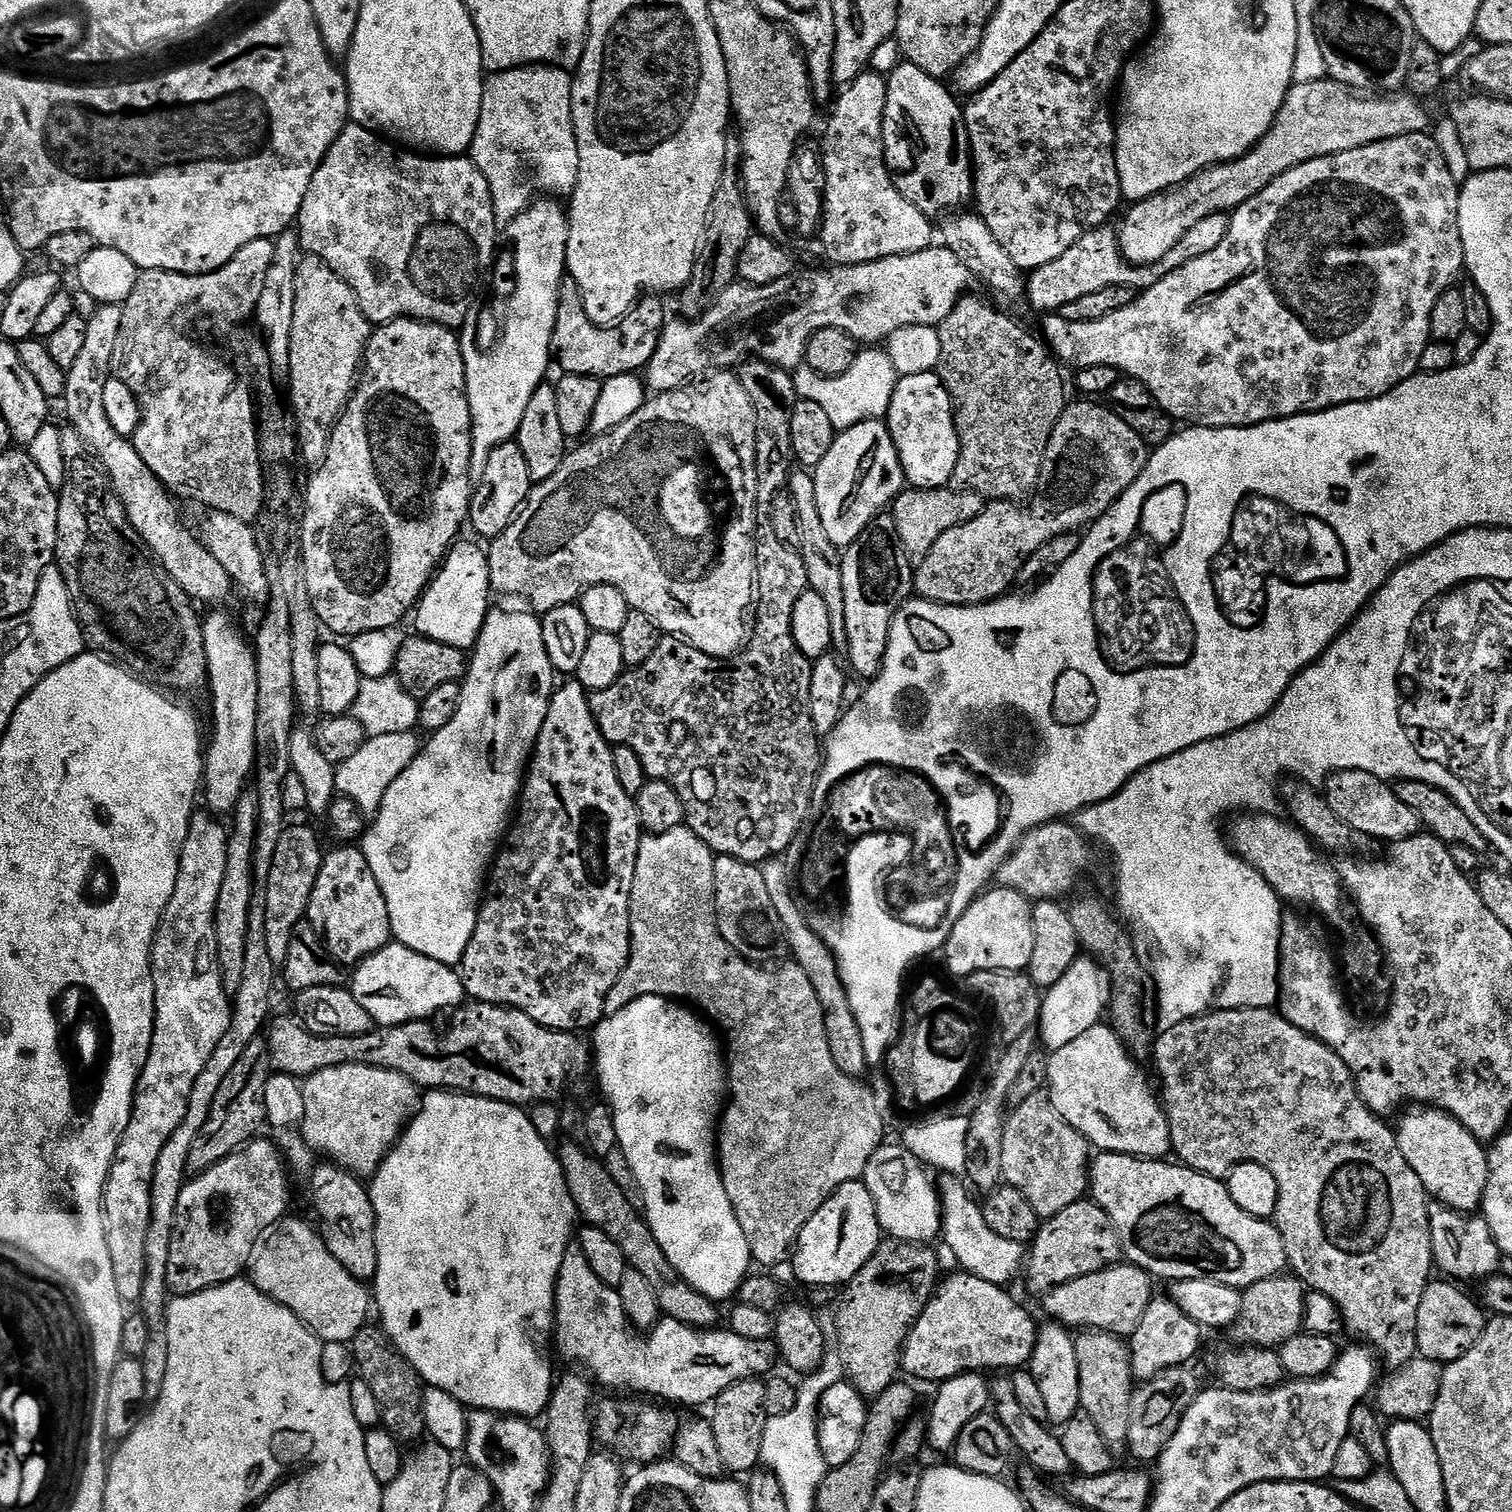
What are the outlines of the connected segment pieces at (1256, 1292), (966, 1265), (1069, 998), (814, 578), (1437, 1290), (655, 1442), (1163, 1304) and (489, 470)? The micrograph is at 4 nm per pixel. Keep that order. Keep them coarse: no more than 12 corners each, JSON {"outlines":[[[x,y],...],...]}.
{"outlines":[[[1281,1274],[1243,1289],[1240,1346],[1279,1349],[1304,1326],[1304,1283]],[[961,1177],[938,1180],[942,1241],[959,1267],[1007,1285],[1023,1243],[986,1224]],[[1077,958],[1043,993],[1039,1043],[1074,1042],[1109,1008],[1104,969]],[[806,470],[786,486],[797,503],[798,551],[809,589],[829,607],[831,649],[847,653],[841,549],[818,513]],[[1444,1278],[1418,1305],[1416,1350],[1447,1366],[1478,1342],[1486,1312]],[[604,1400],[594,1440],[647,1466],[673,1451],[681,1421],[656,1402]],[[1154,1298],[1130,1338],[1132,1375],[1183,1368],[1202,1329],[1170,1298]],[[520,445],[498,446],[468,507],[470,528],[495,538],[534,482]]]}

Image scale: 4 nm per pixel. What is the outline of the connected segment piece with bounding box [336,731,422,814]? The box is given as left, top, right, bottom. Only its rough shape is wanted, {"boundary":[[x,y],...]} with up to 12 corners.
{"boundary":[[415,731],[369,736],[336,770],[364,814],[422,747]]}

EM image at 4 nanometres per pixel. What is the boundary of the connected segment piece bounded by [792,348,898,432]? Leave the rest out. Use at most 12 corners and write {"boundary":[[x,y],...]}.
{"boundary":[[866,348],[840,376],[805,362],[801,400],[817,402],[838,432],[883,419],[897,382],[887,351]]}

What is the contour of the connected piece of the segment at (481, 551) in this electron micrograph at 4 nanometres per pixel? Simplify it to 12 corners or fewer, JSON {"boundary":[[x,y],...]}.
{"boundary":[[452,545],[415,631],[475,649],[492,592],[488,554]]}

